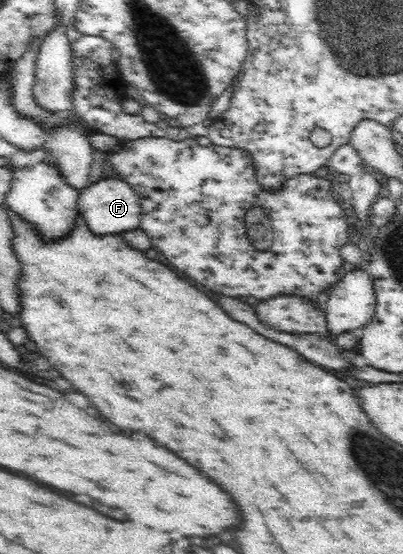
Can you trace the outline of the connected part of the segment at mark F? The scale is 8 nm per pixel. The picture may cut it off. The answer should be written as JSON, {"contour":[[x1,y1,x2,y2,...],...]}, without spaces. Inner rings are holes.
{"contour":[[102,179,96,185,78,191,78,210,87,227,97,234,124,234,141,228,139,213,142,212,141,198,122,179]]}

